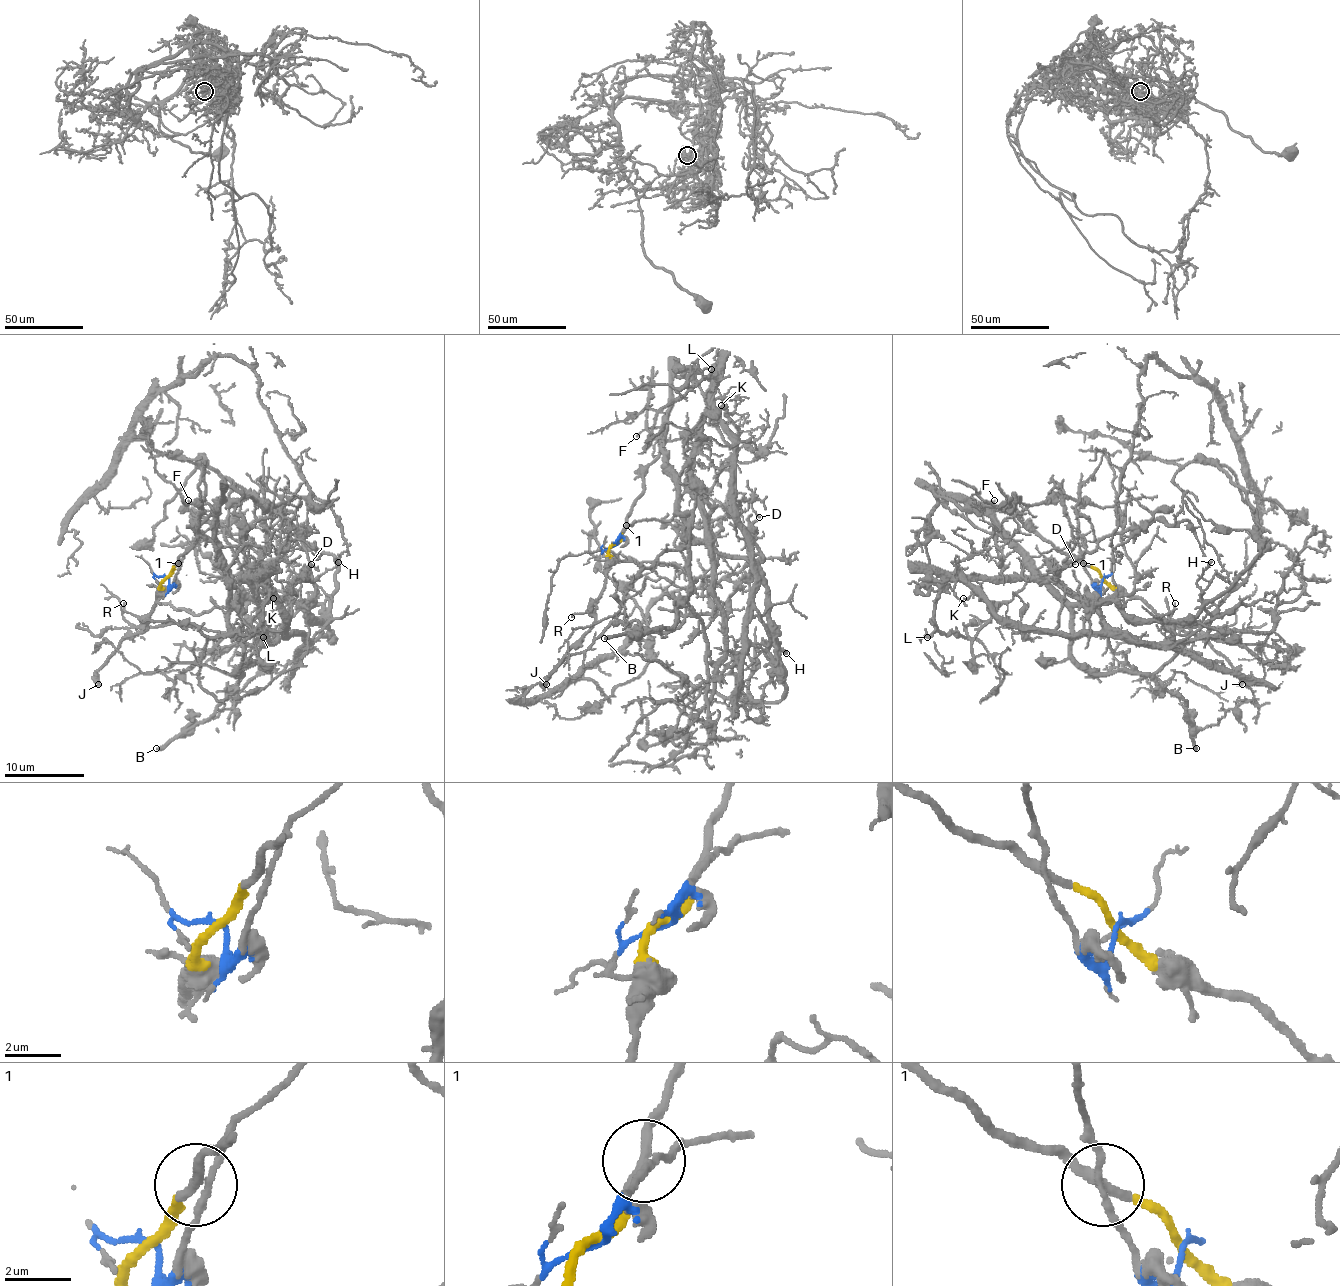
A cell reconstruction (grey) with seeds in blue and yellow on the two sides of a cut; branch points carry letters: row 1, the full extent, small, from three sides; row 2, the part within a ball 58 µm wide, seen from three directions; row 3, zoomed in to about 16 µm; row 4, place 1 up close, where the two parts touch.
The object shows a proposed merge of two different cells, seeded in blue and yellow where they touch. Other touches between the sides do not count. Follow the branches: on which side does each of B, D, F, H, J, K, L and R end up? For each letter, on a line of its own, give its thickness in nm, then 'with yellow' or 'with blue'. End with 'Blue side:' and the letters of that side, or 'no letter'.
B: 340 nm | with yellow
D: 120 nm | with blue
F: 110 nm | with yellow
H: 200 nm | with blue
J: 360 nm | with yellow
K: 110 nm | with blue
L: 120 nm | with blue
R: 110 nm | with yellow
Blue side: D, H, K, L

